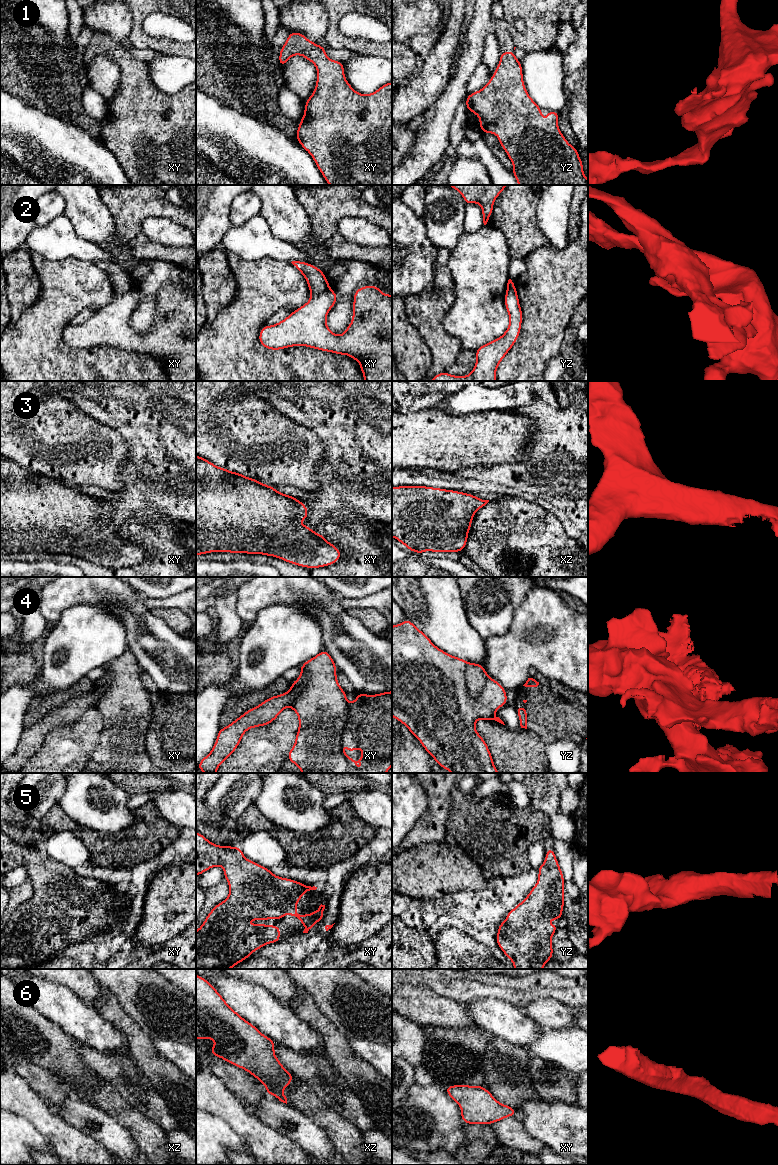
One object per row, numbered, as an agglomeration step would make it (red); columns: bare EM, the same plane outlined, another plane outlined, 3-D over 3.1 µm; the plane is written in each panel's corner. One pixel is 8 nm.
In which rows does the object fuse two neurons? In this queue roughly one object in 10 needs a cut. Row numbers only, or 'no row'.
2

